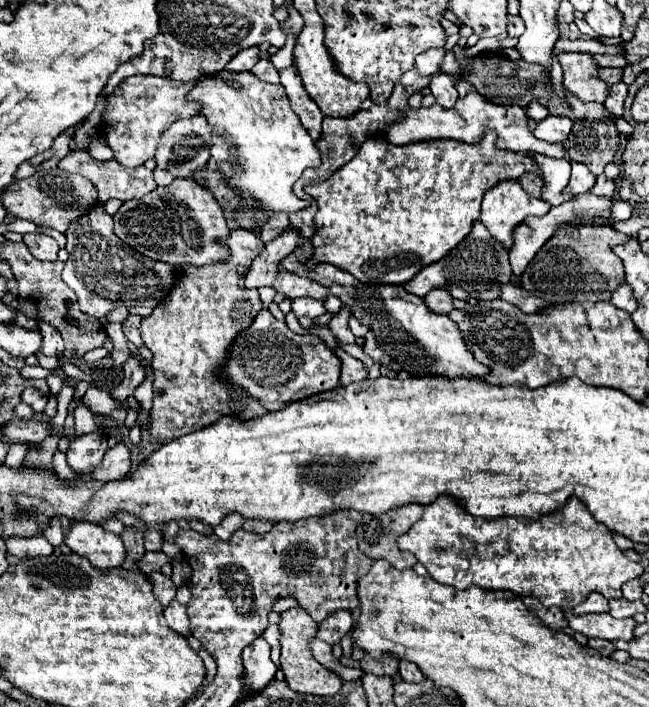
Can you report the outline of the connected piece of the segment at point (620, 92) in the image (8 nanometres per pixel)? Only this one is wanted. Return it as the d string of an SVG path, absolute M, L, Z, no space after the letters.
M616 83L610 85L610 95L604 101L604 107L614 113L614 115L622 115L622 105L624 105L624 97L626 97L626 83Z

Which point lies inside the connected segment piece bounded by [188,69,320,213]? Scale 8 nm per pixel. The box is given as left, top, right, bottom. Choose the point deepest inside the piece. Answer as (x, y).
(258, 142)

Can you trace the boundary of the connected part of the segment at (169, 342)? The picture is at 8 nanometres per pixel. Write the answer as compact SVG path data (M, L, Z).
M234 229L226 243L230 251L226 261L204 267L180 265L168 297L154 307L152 315L142 319L140 333L154 355L150 433L158 443L194 433L224 415L248 421L268 413L258 399L216 377L216 369L226 361L234 337L246 329L262 309L258 291L246 289L244 285L250 263L264 251L262 239L248 229Z

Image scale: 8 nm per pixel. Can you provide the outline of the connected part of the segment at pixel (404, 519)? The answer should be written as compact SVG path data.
M420 505L398 507L382 515L364 513L356 529L360 551L370 559L386 559L396 569L412 567L416 557L410 553L402 553L396 545L396 539L404 535L420 517L422 517Z

